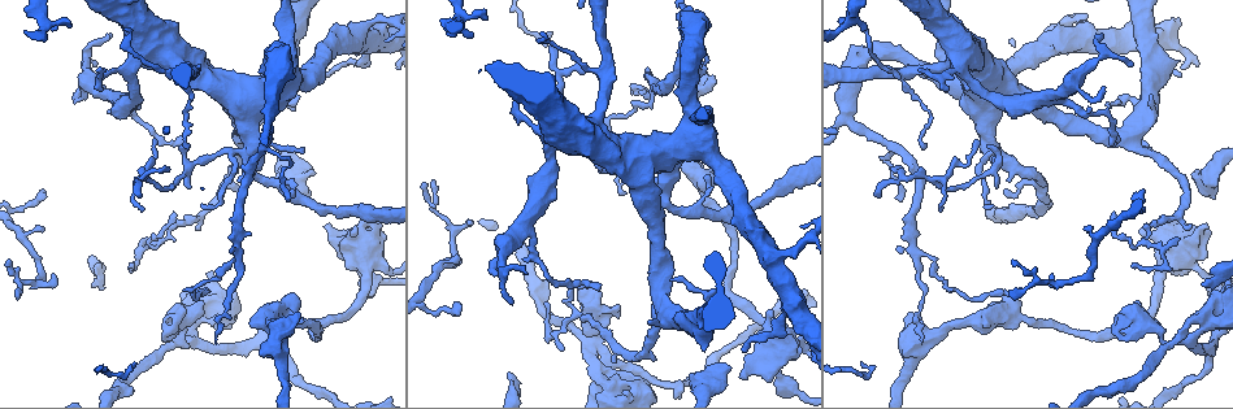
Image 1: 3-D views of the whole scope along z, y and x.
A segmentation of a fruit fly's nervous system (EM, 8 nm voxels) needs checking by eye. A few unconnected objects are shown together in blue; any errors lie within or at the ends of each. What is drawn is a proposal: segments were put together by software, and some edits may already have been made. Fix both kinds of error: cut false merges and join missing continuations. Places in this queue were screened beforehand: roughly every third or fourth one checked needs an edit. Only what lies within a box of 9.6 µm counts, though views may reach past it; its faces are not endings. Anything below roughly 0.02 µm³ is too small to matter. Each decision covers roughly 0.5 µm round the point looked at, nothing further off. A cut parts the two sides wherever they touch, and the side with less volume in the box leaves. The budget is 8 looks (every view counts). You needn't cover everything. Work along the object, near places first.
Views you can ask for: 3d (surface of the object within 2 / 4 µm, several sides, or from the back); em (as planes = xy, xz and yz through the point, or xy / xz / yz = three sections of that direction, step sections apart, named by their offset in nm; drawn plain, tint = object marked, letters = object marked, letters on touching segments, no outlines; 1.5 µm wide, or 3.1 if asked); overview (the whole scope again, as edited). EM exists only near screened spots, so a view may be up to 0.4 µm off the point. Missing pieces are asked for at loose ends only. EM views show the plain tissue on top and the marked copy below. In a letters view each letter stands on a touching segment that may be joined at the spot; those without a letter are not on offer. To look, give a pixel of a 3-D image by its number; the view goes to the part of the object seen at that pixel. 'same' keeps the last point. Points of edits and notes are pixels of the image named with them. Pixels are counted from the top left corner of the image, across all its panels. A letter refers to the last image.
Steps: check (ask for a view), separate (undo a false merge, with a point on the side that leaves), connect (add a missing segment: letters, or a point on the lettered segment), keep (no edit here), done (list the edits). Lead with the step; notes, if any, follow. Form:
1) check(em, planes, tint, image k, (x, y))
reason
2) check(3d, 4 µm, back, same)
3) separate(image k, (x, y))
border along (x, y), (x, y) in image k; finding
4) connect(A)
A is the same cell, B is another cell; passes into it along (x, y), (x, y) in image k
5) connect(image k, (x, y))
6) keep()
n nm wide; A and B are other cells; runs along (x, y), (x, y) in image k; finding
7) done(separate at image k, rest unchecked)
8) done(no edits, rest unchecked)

check(em, xz, step 4, letters, image 1, (944, 208))
thin end

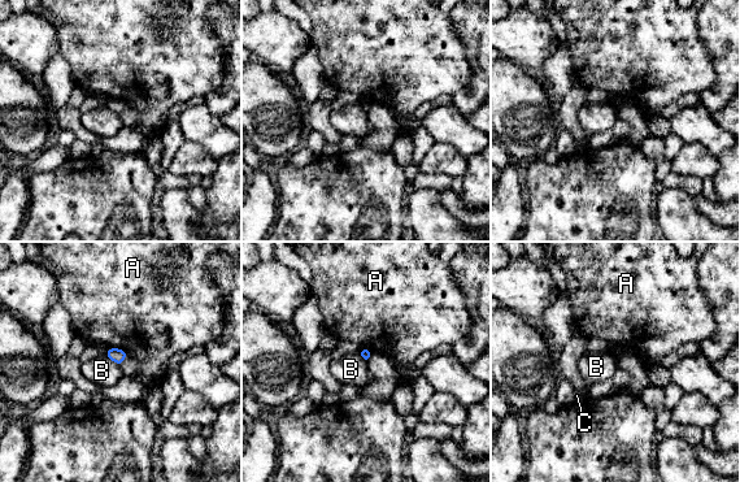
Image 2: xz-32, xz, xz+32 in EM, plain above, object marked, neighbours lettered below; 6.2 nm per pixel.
keep()
A, B and C are other cells; border along (104, 355), (118, 365) in image 2; no lettered segment goes on from it

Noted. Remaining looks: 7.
check(em, planes, tint, image 1, (163, 339))
branch stops here

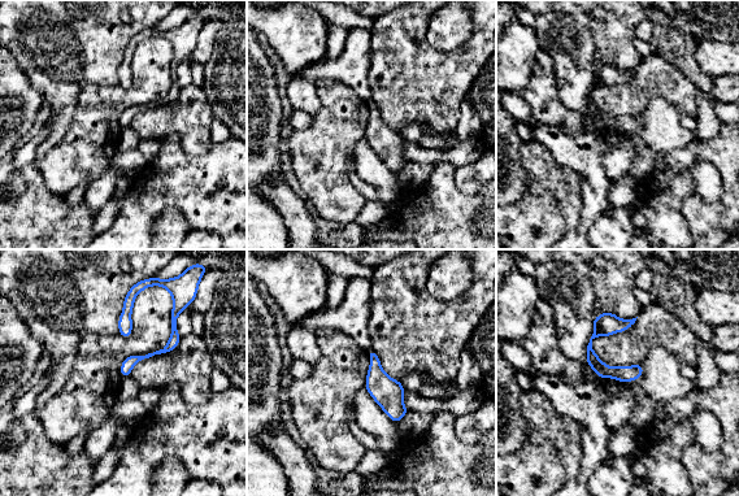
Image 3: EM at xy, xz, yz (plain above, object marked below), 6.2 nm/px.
check(em, planes, letters, same)
see the neighbours

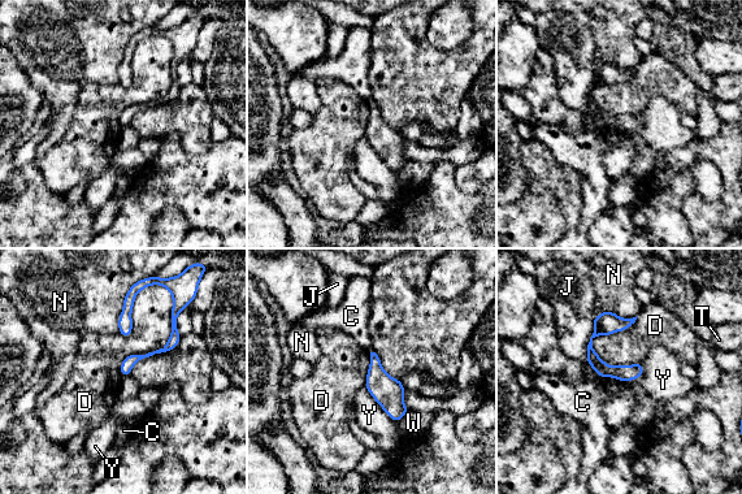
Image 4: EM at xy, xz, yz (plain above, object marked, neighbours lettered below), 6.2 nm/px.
keep()
D touches over 360 nm; C, D, J, N, T, W and Y are other cells; border along (638, 316), (593, 339), (606, 364) in image 4; none of them fits

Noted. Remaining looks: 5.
check(em, planes, tint, image 1, (601, 377))
small branch off a trunk

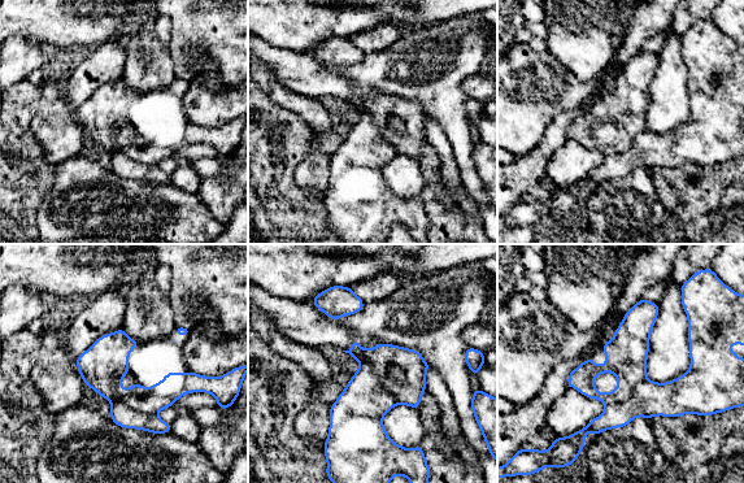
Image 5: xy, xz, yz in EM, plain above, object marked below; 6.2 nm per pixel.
check(em, planes, letters, same)
see the neighbours

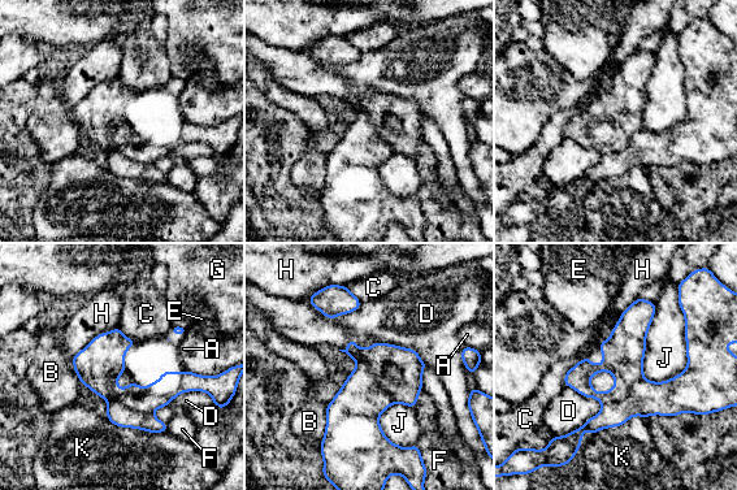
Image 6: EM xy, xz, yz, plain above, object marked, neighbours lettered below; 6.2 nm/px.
separate(image 6, (355, 410))
260 nm wide; A, B, C, D, E, F, G, H, J and K are other cells; the part that leaves runs along (688, 333), (692, 372), (666, 398), (577, 433) in image 6; two neurons meet here

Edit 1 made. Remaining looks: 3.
done(separate at image 6, rest unchecked)

